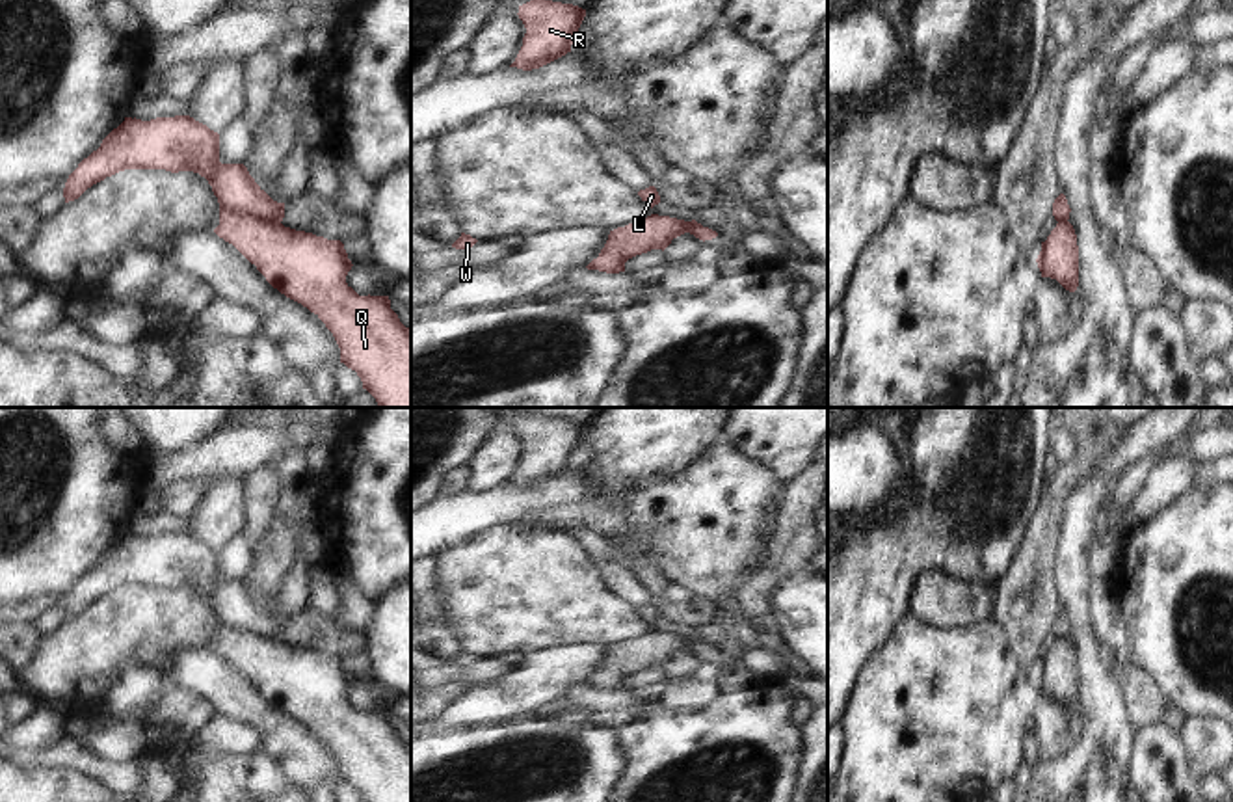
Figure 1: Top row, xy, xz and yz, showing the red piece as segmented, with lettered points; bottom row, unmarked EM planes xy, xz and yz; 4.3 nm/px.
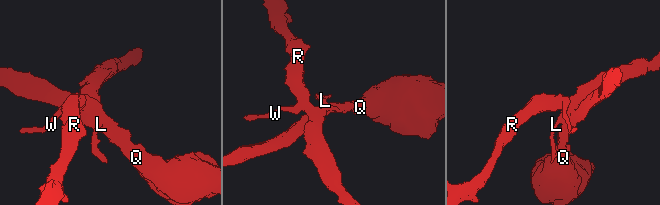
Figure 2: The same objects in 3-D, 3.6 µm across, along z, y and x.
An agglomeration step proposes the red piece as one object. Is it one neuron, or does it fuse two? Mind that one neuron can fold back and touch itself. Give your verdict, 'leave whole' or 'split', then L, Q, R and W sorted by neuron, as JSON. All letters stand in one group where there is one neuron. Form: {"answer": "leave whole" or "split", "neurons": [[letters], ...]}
{"answer": "split", "neurons": [["L", "R", "W"], ["Q"]]}

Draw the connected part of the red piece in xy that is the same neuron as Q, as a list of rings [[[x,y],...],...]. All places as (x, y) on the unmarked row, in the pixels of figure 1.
[[[221,622],[219,642],[214,649],[255,681],[273,705],[307,724],[325,741],[340,765],[340,780],[355,787],[363,802],[411,802],[411,746],[391,726],[389,713],[359,713],[346,700],[353,681],[340,657],[242,633]]]

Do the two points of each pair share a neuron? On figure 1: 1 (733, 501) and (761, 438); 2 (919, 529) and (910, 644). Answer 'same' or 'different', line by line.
1: different
2: different

